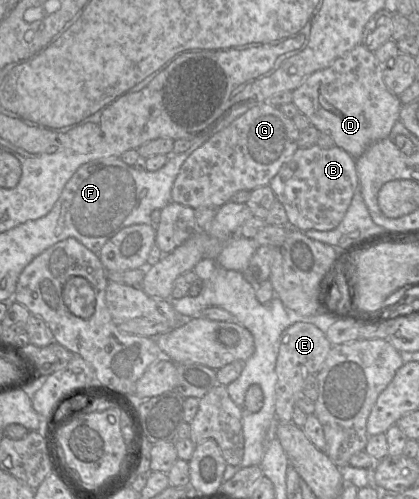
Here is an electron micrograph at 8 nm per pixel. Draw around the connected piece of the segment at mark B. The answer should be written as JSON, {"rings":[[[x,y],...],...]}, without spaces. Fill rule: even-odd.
{"rings":[[[315,144],[296,150],[268,185],[285,208],[291,228],[302,232],[330,231],[340,224],[358,189],[355,161],[351,155],[336,145],[324,149]]]}

